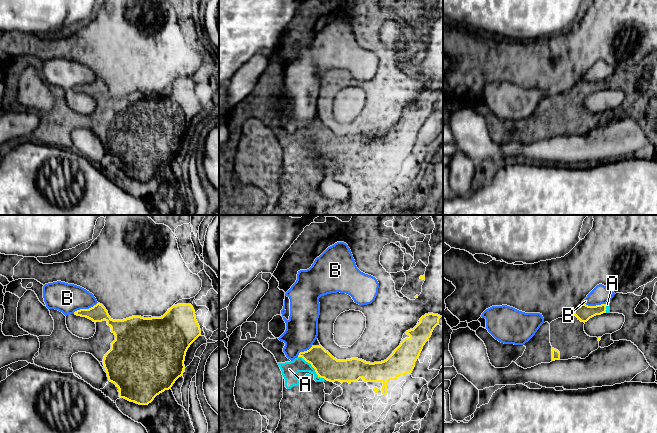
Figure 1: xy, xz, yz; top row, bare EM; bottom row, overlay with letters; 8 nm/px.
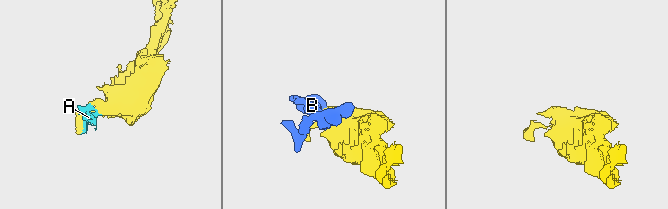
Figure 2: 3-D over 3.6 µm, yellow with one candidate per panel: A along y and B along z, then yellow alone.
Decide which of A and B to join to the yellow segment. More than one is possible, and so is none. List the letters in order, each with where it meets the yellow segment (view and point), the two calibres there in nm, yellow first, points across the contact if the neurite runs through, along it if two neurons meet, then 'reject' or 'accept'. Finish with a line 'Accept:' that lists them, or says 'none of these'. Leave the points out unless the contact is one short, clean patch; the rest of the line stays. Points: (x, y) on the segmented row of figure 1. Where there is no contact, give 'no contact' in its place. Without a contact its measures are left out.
A: contact xz (312, 366); calibres 190 and 120 nm; accept
B: contact xy (85, 309); calibres 140 and 240 nm; border xy (97, 302), (88, 308), (77, 309), (73, 313); reject
Accept: A

